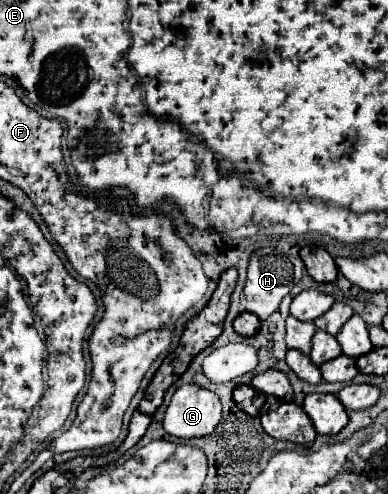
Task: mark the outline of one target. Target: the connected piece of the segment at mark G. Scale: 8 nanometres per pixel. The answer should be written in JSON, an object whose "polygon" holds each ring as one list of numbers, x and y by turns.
{"polygon":[[183,385,175,391,163,419,169,435,195,439,207,437,221,421,219,397,199,385]]}

